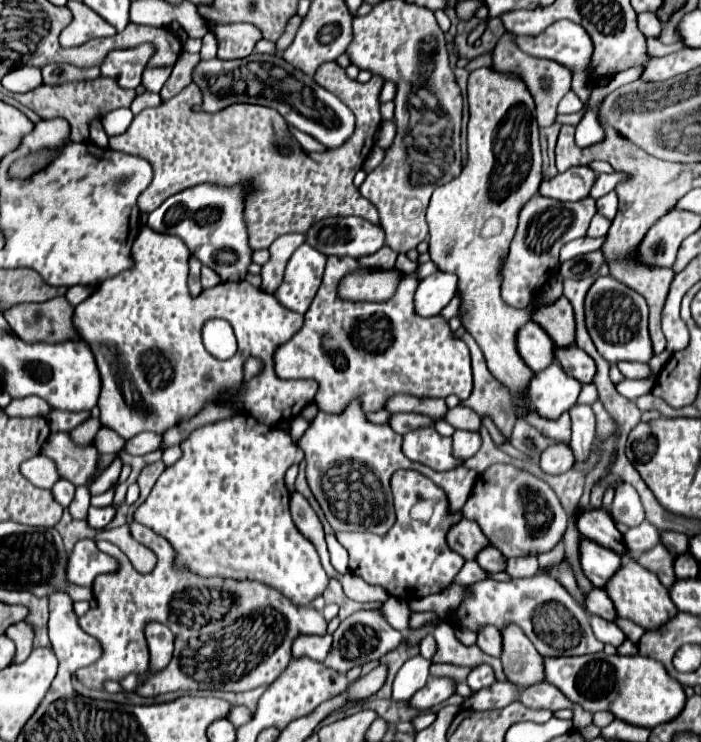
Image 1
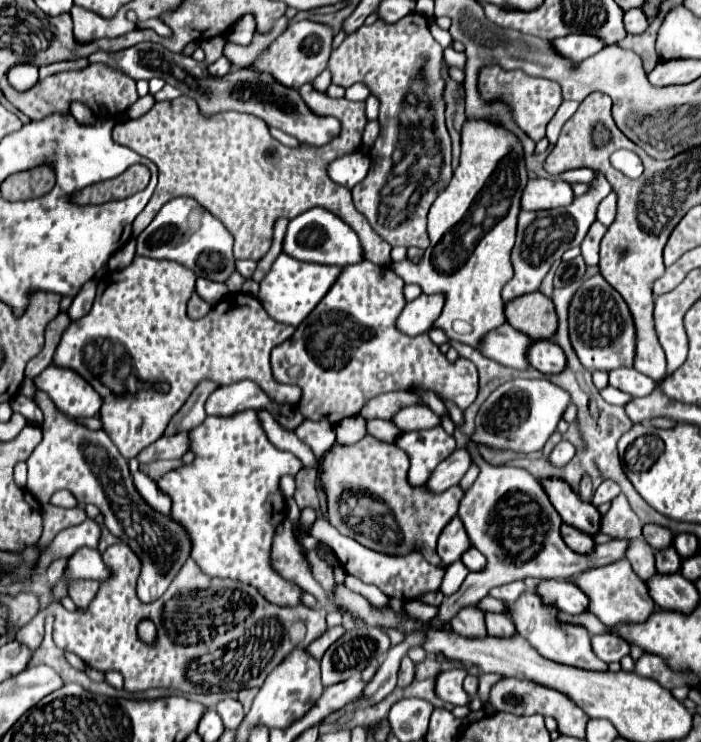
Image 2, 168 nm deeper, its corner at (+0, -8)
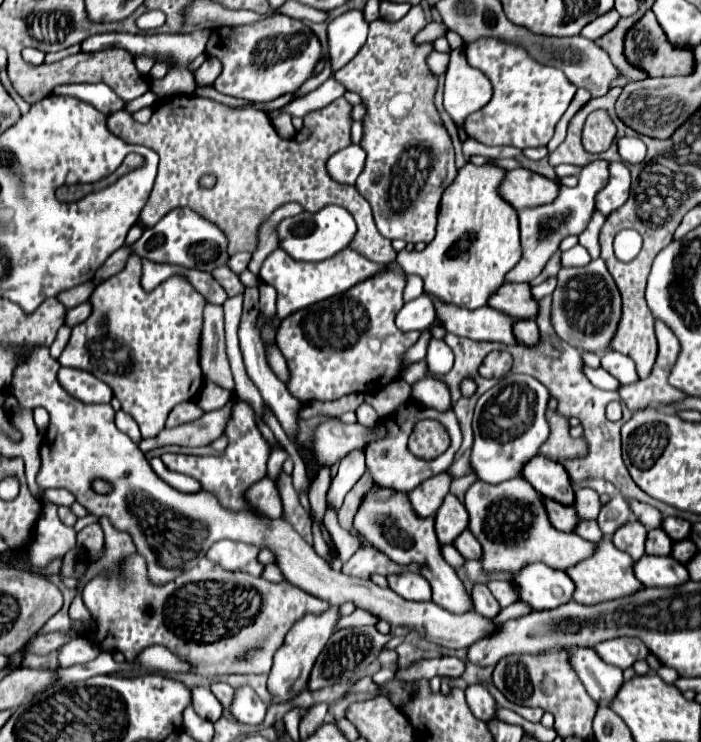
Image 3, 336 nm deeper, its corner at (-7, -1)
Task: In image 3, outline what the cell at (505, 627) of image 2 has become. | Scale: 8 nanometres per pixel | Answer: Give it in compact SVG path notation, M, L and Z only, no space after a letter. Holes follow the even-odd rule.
M476 584L472 588L472 600L474 600L474 612L484 614L486 618L494 618L500 612L500 604L492 596L486 584Z

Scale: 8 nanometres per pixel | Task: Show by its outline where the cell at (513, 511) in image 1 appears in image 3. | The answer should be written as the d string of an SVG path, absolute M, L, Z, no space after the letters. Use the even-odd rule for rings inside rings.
M522 476L512 478L500 484L488 484L476 480L464 498L464 506L470 514L468 530L484 548L482 570L492 572L510 572L516 574L528 564L542 562L554 570L568 570L570 566L590 558L596 552L596 542L588 542L574 534L564 534L550 524L544 496L538 494L532 484Z

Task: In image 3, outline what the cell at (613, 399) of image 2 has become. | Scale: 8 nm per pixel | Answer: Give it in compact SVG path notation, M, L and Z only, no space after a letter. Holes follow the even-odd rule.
M584 366L584 374L588 376L588 380L596 386L596 388L600 388L600 390L618 390L620 388L620 382L614 378L614 376L610 376L606 370L602 370L602 368L598 368L598 370L592 370L592 368L588 368L588 366Z

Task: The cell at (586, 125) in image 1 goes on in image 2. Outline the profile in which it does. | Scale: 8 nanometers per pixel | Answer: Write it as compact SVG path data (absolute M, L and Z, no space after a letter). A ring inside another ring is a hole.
M567 35L567 37L555 39L553 45L563 57L571 61L583 61L593 53L597 53L601 47L605 47L603 41L593 35Z

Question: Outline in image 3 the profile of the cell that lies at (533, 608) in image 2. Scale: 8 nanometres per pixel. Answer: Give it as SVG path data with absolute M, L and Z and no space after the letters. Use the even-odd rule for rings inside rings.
M562 648L568 654L572 668L582 680L586 692L598 702L608 704L608 698L616 696L616 690L622 686L622 670L612 664L606 664L594 648Z

